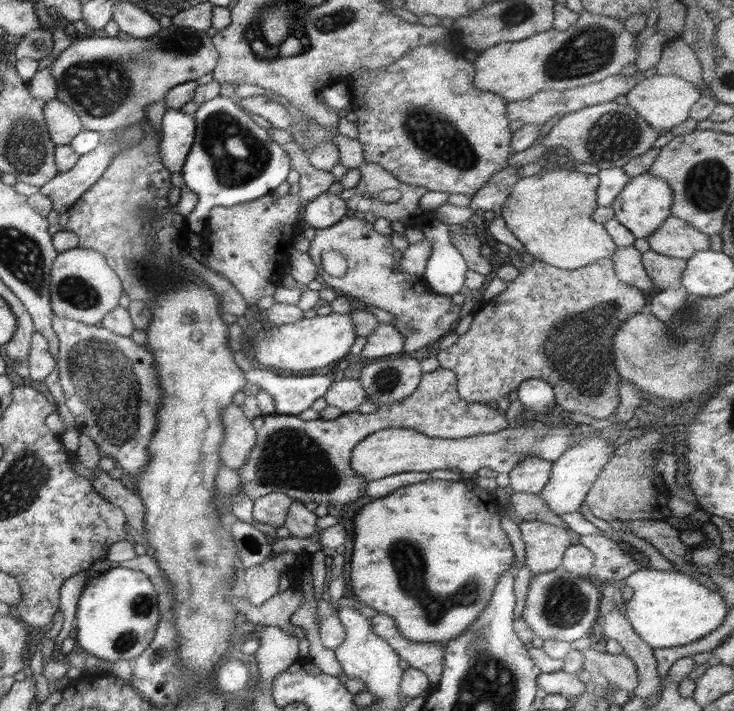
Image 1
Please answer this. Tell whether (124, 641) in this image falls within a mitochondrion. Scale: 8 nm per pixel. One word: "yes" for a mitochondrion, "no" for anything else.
yes

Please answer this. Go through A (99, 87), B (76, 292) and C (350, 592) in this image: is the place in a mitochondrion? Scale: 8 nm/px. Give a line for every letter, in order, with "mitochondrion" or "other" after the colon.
A: mitochondrion
B: mitochondrion
C: other

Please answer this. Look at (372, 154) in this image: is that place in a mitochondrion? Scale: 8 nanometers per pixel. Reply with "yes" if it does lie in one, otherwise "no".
no

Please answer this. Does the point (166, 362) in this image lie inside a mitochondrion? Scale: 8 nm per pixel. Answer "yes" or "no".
no

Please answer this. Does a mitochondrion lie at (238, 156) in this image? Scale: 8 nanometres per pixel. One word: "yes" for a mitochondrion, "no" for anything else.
yes

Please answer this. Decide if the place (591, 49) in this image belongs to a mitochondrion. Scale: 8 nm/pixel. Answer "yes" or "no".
yes

